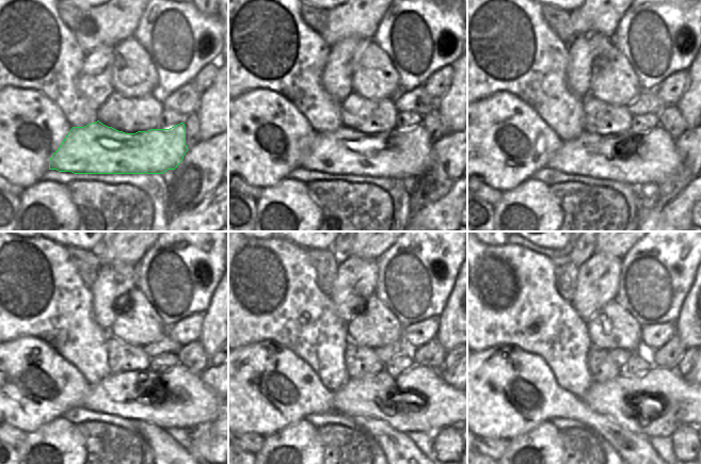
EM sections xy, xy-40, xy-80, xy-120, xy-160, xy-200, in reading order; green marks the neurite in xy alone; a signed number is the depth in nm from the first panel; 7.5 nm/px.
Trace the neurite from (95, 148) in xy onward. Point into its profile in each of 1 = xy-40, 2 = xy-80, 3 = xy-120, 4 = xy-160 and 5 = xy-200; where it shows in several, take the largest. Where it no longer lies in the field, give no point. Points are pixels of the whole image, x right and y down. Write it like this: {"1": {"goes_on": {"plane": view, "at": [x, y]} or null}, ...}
{"1": {"goes_on": {"plane": "xy-40", "at": [399, 153]}}, "2": {"goes_on": {"plane": "xy-80", "at": [637, 159]}}, "3": {"goes_on": {"plane": "xy-120", "at": [178, 398]}}, "4": {"goes_on": {"plane": "xy-160", "at": [418, 400]}}, "5": {"goes_on": {"plane": "xy-200", "at": [656, 403]}}}

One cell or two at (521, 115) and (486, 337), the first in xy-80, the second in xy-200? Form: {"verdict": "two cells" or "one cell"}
{"verdict": "two cells"}

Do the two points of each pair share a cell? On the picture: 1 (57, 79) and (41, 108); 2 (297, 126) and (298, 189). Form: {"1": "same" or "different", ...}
{"1": "different", "2": "different"}

